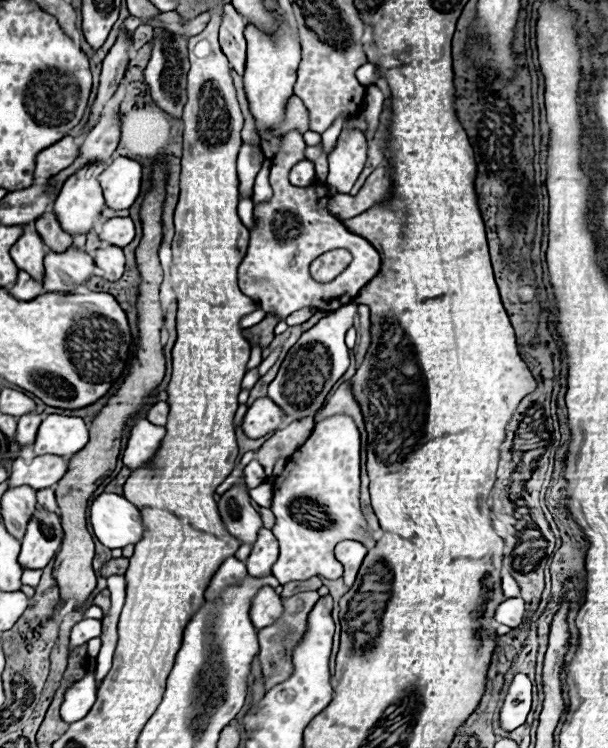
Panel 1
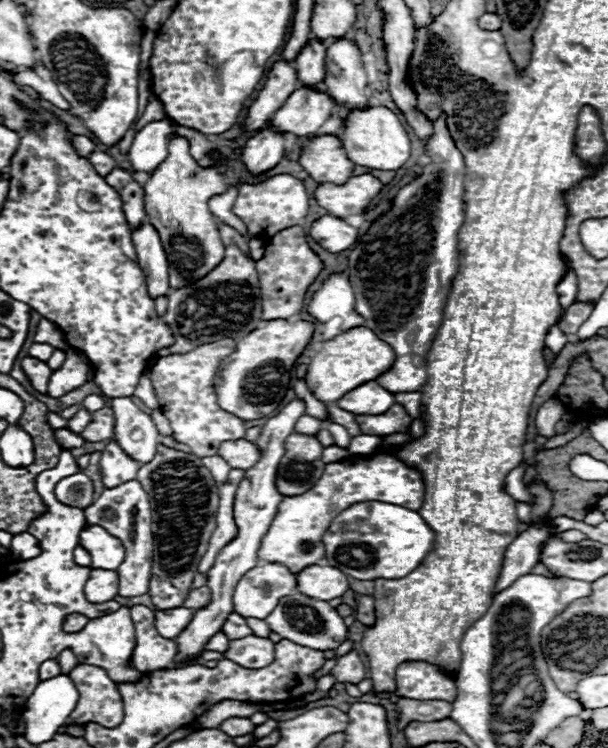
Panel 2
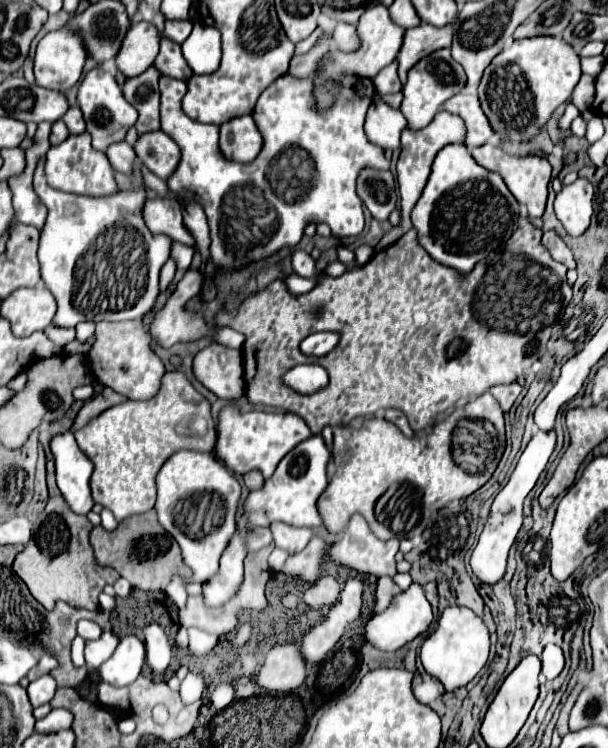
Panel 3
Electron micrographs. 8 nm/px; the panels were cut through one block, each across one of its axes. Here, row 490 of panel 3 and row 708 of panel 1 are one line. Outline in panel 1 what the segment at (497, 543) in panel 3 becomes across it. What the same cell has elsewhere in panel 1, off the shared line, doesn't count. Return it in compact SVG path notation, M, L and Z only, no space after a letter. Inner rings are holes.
M516 674L508 688L508 694L500 706L500 728L514 730L526 722L532 706L532 682L526 674Z

